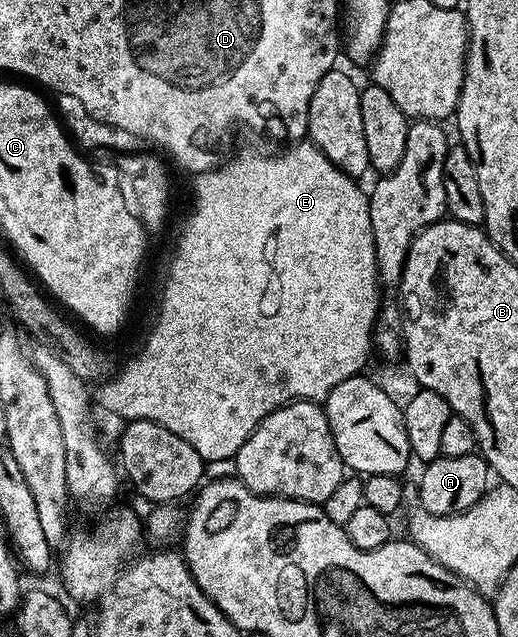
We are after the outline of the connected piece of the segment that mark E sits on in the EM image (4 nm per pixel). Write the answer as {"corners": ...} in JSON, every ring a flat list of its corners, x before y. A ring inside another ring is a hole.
{"corners":[[303,139,297,143,291,144,283,153,274,153,269,157,266,153,238,153,222,162,218,168,208,171,207,173,197,174,193,178,194,181,194,206,190,209,190,214,186,217,186,222,182,225,182,230,178,233,178,242,174,245,174,258,170,261,170,270,166,273,166,282,162,285,162,298,158,301,158,318,154,321,154,326,150,329,150,334,146,337,146,342,142,345,142,350,135,357,130,357,126,361,126,366,119,368,113,375,105,378,97,386,96,401,103,405,110,413,115,413,118,417,123,417,123,422,132,421,151,421,160,427,164,427,168,431,172,431,172,435,180,435,180,439,184,439,184,443,188,443,199,455,203,462,210,461,226,461,229,462,240,451,240,447,244,447,244,443,248,439,248,435,252,430,268,414,276,411,280,407,284,407,290,401,316,401,325,402,326,396,332,391,332,387,336,387,336,383,344,383,344,379,349,377,357,377,363,372,362,369,369,359,370,353,372,357,372,338,374,336,374,327,380,312,380,300,378,301,378,289,380,290,380,282,378,279,378,268,376,267,376,251,374,250,374,240,372,239,372,219,370,218,370,199,367,190,361,189,359,182,355,178,349,177,344,171,340,171,332,163,332,159,328,159,328,155,324,155,324,151,320,151,314,146,313,141]]}

